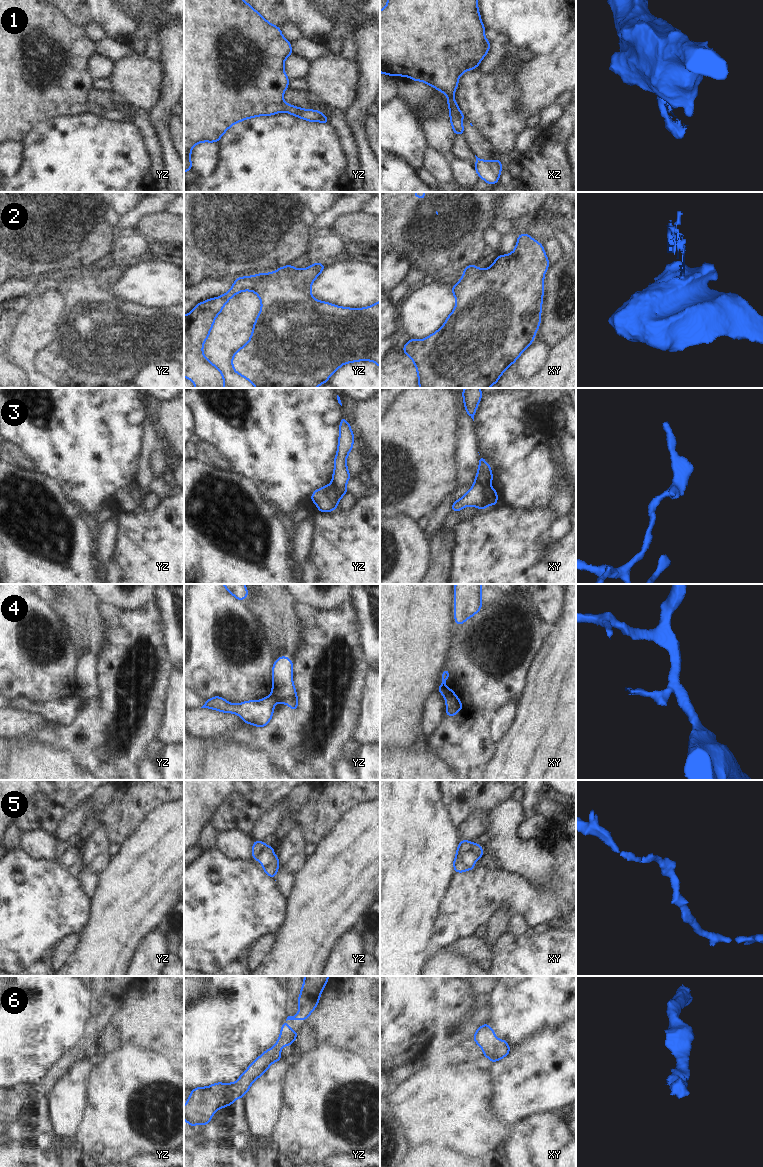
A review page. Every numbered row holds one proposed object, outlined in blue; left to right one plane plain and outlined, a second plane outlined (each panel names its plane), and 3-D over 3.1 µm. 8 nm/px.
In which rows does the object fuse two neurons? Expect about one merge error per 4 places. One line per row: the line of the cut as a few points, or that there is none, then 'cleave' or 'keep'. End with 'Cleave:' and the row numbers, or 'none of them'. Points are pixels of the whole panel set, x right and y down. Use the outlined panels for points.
1: cut none; keep
2: cut yz (284, 267), (277, 271); cleave
3: cut xy (475, 481), (482, 487), (485, 500), (489, 504); cleave
4: cut xy (453, 694), (444, 696); cleave
5: cut none; keep
6: cut none; keep
Cleave: 2, 3, 4

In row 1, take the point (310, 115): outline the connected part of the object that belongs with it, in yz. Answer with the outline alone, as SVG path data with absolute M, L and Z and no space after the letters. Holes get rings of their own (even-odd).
M184 0L184 173L192 170L191 151L201 142L219 142L222 135L234 124L257 116L275 115L286 112L309 122L322 122L328 124L329 120L321 111L303 109L292 106L283 100L285 90L288 88L289 79L284 71L286 58L292 55L291 42L287 41L274 24L270 24L250 4L244 0Z

